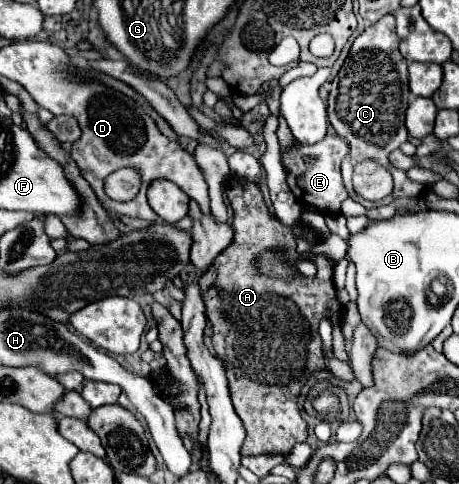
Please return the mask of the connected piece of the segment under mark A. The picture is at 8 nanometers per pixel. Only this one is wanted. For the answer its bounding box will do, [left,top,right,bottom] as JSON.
[205,177,343,455]

